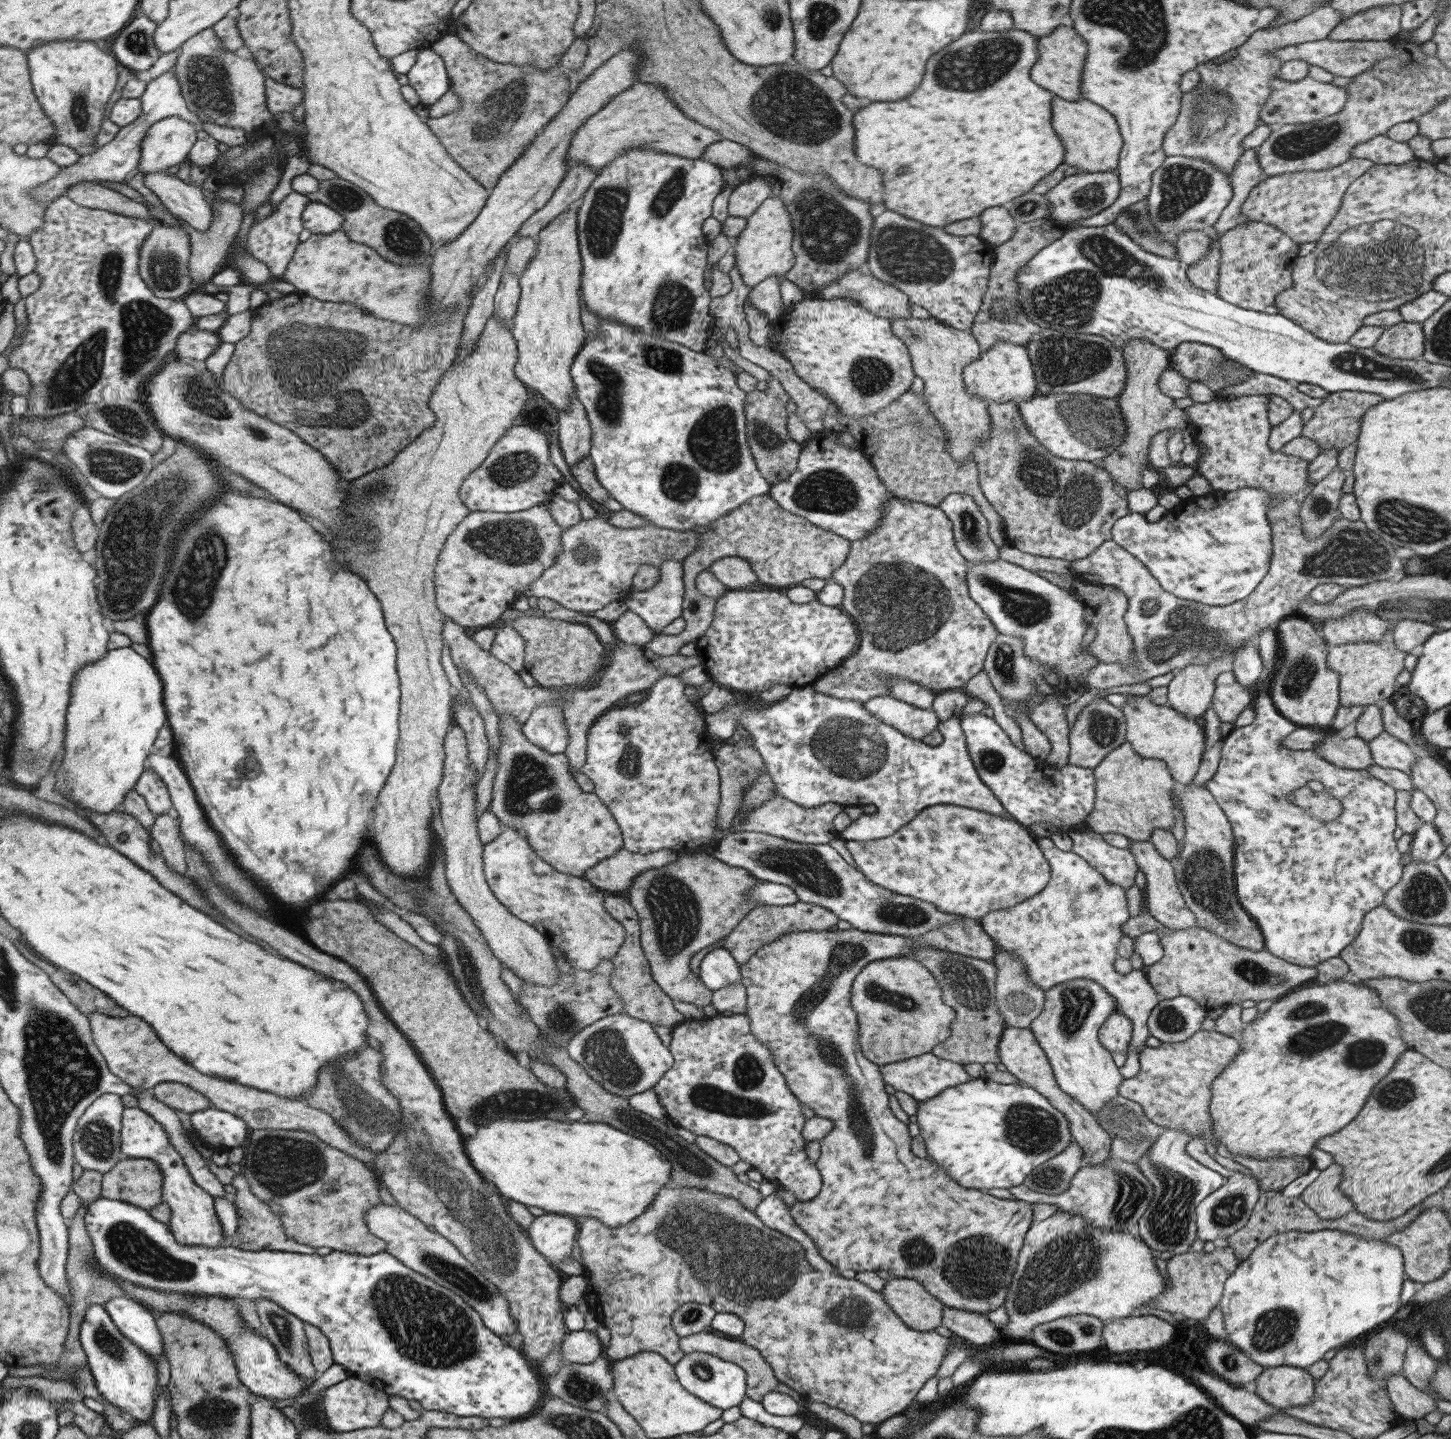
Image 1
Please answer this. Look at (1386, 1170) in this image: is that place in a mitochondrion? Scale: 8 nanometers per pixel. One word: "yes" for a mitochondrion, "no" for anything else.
no

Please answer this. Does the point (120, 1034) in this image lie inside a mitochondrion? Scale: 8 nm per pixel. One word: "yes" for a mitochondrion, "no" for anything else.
no

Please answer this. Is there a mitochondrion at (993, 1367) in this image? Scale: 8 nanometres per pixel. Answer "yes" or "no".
no

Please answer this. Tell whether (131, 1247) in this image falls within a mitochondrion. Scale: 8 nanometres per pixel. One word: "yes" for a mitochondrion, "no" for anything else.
yes

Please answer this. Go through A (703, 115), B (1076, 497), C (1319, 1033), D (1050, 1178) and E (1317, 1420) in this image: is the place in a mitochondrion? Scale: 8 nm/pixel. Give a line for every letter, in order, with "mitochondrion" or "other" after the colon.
A: other
B: mitochondrion
C: mitochondrion
D: mitochondrion
E: other

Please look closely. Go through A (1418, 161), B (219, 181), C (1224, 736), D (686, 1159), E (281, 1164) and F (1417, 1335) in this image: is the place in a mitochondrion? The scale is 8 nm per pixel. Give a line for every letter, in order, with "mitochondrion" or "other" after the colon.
A: other
B: other
C: other
D: mitochondrion
E: mitochondrion
F: other

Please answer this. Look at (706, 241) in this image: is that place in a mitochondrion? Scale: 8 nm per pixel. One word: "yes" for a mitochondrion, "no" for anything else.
no

